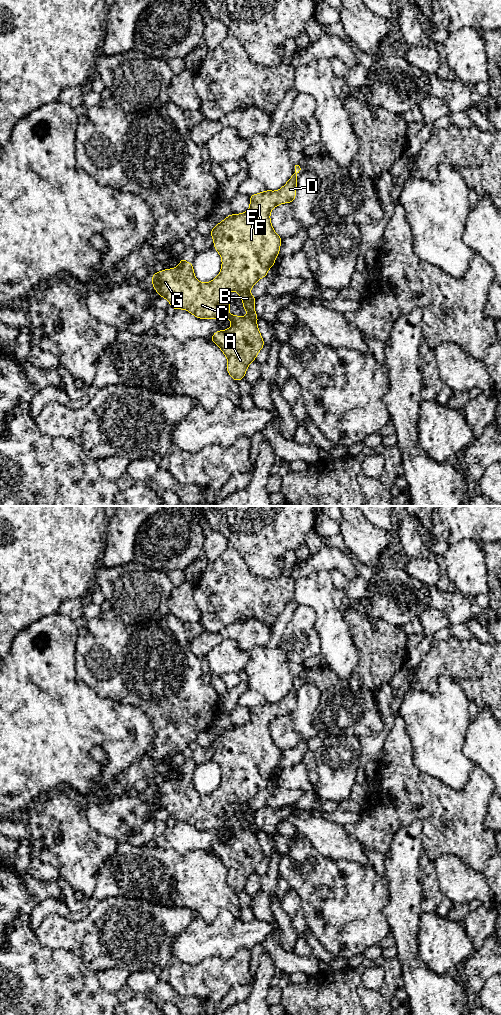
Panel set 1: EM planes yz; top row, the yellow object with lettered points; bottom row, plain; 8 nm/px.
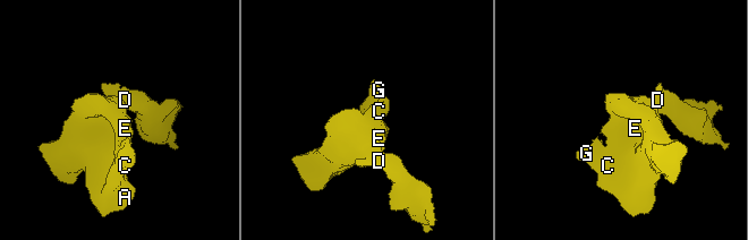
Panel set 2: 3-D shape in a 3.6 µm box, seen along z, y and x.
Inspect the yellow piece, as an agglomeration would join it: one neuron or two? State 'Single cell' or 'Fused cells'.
Single cell

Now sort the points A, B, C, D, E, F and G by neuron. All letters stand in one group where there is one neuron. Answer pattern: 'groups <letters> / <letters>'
groups A B C D E F G

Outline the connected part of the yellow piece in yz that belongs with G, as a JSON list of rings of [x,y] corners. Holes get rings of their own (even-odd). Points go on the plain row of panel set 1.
[[[295,677],[294,686],[279,703],[265,702],[249,708],[249,722],[243,726],[229,727],[212,741],[210,748],[214,750],[213,758],[222,770],[221,783],[213,793],[200,795],[193,784],[193,773],[187,776],[185,770],[181,770],[176,780],[159,783],[151,789],[158,807],[166,810],[172,821],[185,821],[200,831],[228,830],[231,833],[230,841],[217,843],[209,851],[226,867],[228,872],[226,881],[236,894],[244,891],[247,879],[256,872],[256,867],[264,858],[256,835],[259,831],[254,820],[256,810],[250,806],[250,801],[259,791],[268,787],[268,781],[275,778],[275,769],[279,767],[282,750],[274,744],[270,734],[270,723],[282,715],[294,713],[297,686],[300,682],[300,678]],[[227,803],[236,803],[240,806],[244,814],[242,820],[248,823],[247,829],[234,828],[228,824],[231,816],[224,809]]]

